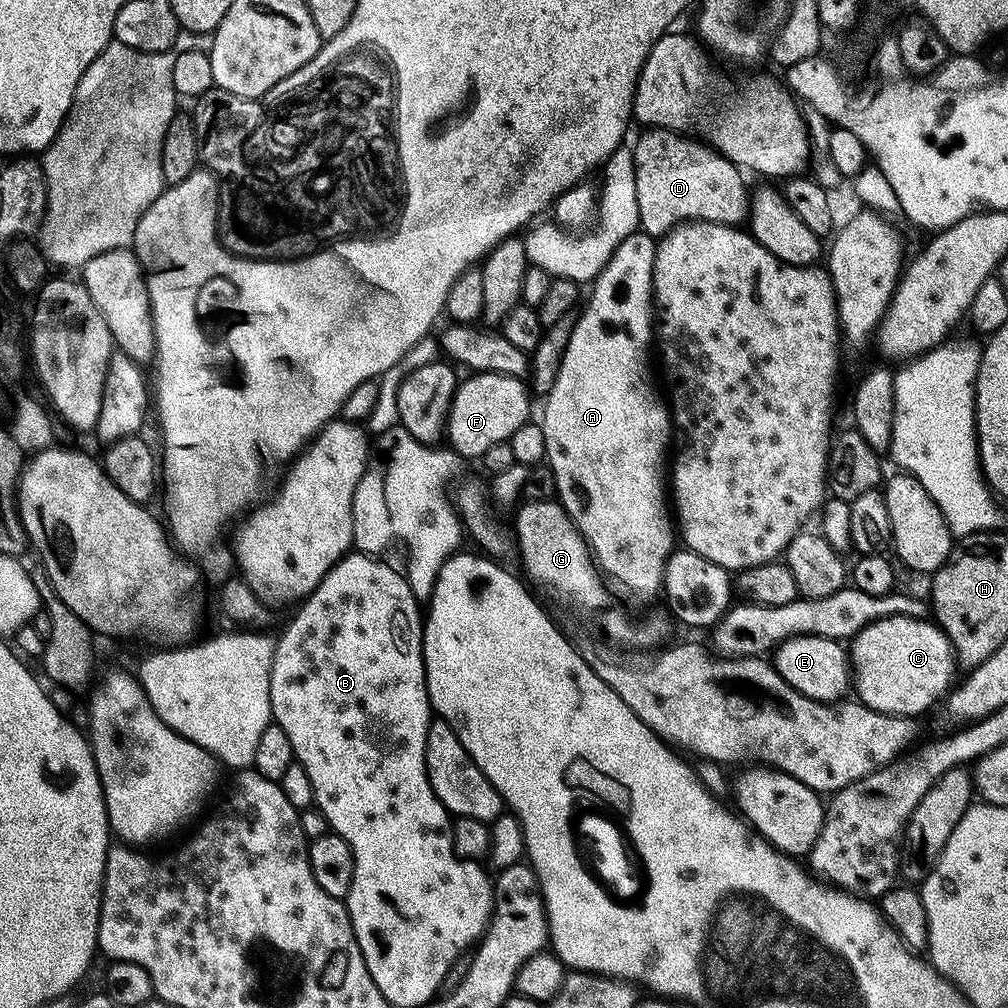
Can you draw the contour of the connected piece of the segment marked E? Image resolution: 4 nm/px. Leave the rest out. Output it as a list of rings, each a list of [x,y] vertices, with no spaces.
[[[792,636],[776,645],[774,665],[785,682],[806,698],[836,702],[844,696],[843,692],[850,688],[850,656],[839,640],[821,636]]]

